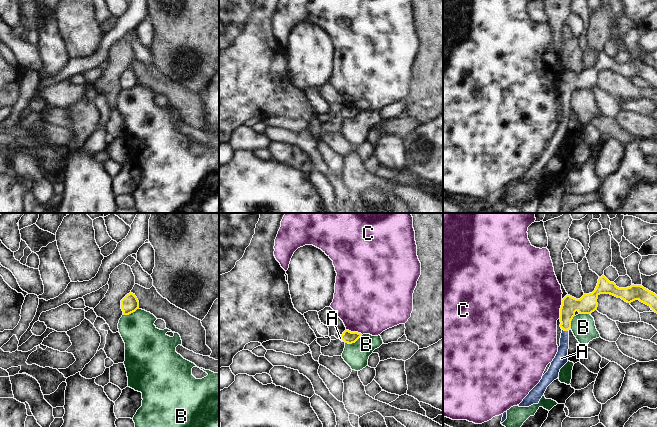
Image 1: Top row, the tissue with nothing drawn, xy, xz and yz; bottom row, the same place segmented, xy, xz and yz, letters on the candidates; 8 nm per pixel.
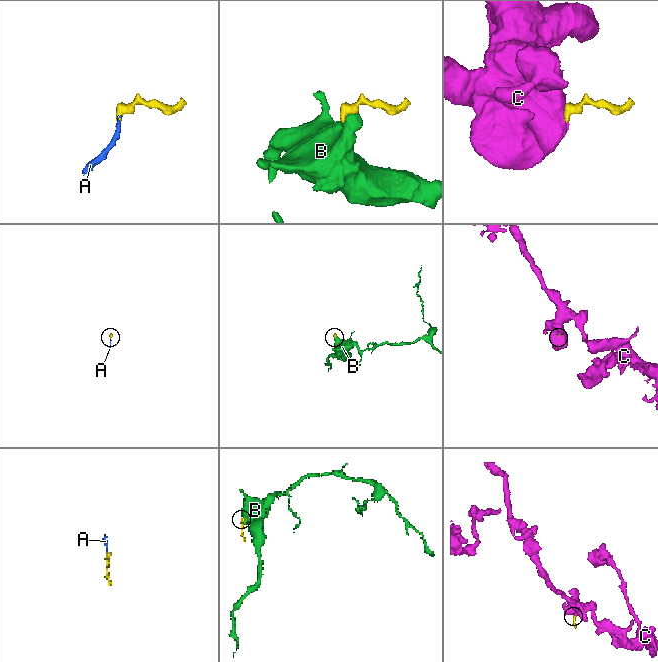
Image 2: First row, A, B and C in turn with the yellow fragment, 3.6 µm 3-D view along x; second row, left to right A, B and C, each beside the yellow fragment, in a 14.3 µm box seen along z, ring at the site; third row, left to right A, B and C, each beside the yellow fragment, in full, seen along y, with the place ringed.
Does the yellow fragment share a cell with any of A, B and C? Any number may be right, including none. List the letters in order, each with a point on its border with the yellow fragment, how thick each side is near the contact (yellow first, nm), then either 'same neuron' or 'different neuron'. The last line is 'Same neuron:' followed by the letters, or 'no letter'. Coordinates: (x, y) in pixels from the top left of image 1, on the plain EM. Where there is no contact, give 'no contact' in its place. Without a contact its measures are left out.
A: contact yz (565, 106); calibres 140 and 110 nm; same neuron
B: contact xz (353, 118); calibres 100 and 200 nm; different neuron
C: contact yz (560, 85); calibres 150 and 500 nm; different neuron
Same neuron: A

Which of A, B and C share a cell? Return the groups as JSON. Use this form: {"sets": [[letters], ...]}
{"sets": [["A"], ["B"], ["C"]]}

